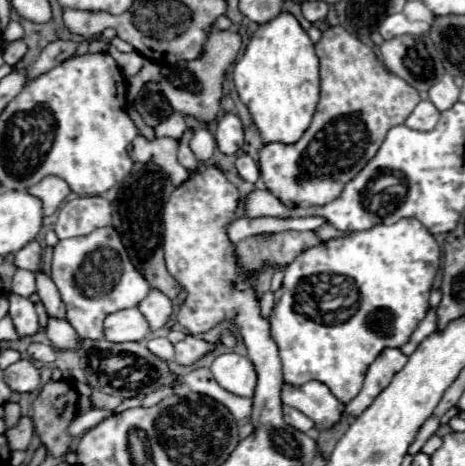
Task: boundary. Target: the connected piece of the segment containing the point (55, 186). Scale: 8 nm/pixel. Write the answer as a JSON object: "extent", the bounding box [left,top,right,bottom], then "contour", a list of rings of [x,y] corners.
{"extent":[27,176,71,216],"contour":[[[45,176],[41,182],[31,186],[27,192],[37,196],[43,202],[45,216],[51,216],[59,208],[59,204],[67,198],[67,194],[71,190],[59,176]]]}

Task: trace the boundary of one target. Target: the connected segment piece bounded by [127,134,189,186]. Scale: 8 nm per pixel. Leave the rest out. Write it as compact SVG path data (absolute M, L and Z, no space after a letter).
M137 136L131 144L129 144L129 156L133 158L133 162L153 162L157 166L161 166L171 182L175 186L183 184L189 178L189 172L177 162L177 146L179 142L175 138L155 138L155 140L147 140L145 136Z

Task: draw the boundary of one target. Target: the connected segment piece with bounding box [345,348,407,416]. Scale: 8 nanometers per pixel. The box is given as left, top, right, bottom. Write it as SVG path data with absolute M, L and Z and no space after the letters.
M397 348L383 350L379 358L367 368L361 392L349 404L345 404L345 414L359 416L379 396L379 392L389 386L391 378L405 366L405 362L407 356L401 350Z

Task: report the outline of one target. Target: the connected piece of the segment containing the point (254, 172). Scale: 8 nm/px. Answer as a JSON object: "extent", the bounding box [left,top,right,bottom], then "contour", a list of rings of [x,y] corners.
{"extent":[235,154,259,182],"contour":[[[239,154],[237,156],[237,162],[235,162],[235,168],[239,172],[239,176],[245,180],[245,182],[255,182],[259,178],[259,166],[257,162],[247,156],[247,154]]]}

